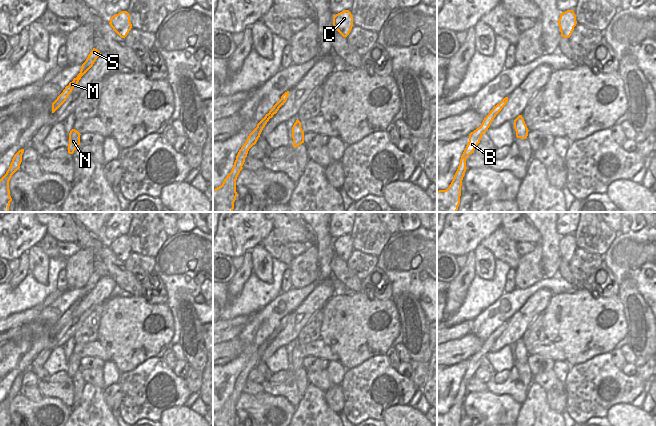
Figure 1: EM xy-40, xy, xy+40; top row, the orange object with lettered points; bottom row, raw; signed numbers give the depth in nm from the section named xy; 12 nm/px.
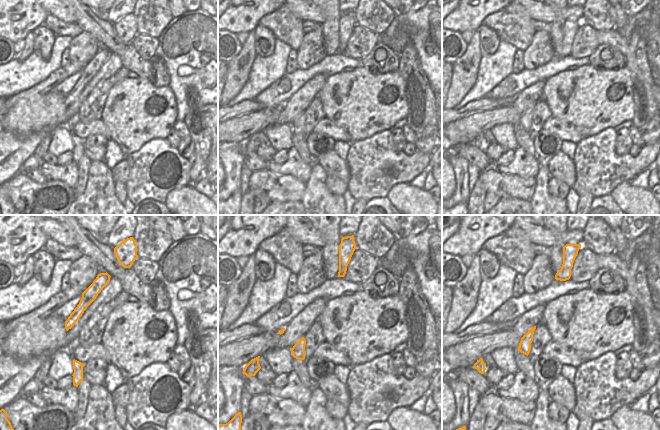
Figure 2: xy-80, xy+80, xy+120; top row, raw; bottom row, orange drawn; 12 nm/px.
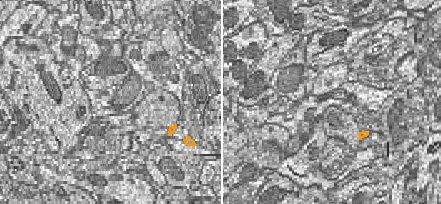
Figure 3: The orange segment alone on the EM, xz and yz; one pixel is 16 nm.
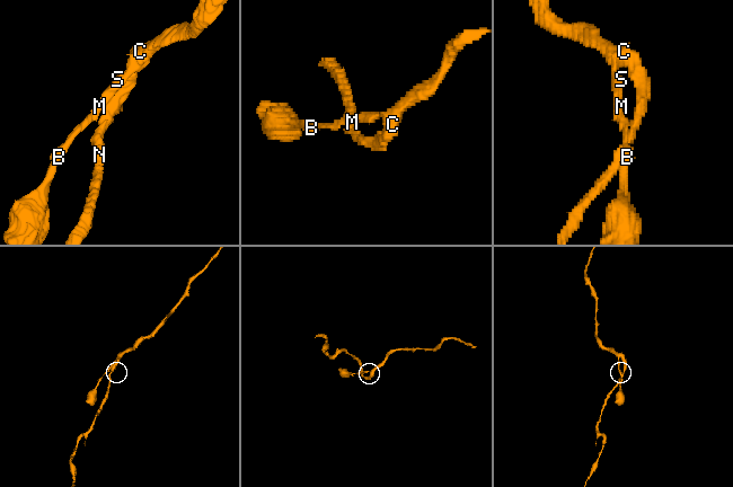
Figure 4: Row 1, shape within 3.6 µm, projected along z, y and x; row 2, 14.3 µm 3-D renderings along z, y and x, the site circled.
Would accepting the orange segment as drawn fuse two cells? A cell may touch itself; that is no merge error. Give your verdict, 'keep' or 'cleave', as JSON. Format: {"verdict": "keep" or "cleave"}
{"verdict": "keep"}

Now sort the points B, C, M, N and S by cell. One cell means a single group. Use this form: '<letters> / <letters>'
B C M N S

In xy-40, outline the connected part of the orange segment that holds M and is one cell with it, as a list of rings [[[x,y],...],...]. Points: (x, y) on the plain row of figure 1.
[[[93,272],[93,274],[88,279],[86,285],[82,288],[80,297],[68,310],[65,311],[63,316],[57,321],[57,323],[52,327],[52,337],[54,337],[68,322],[69,318],[72,316],[73,312],[77,310],[81,301],[93,290],[96,283],[100,280],[100,276]]]

